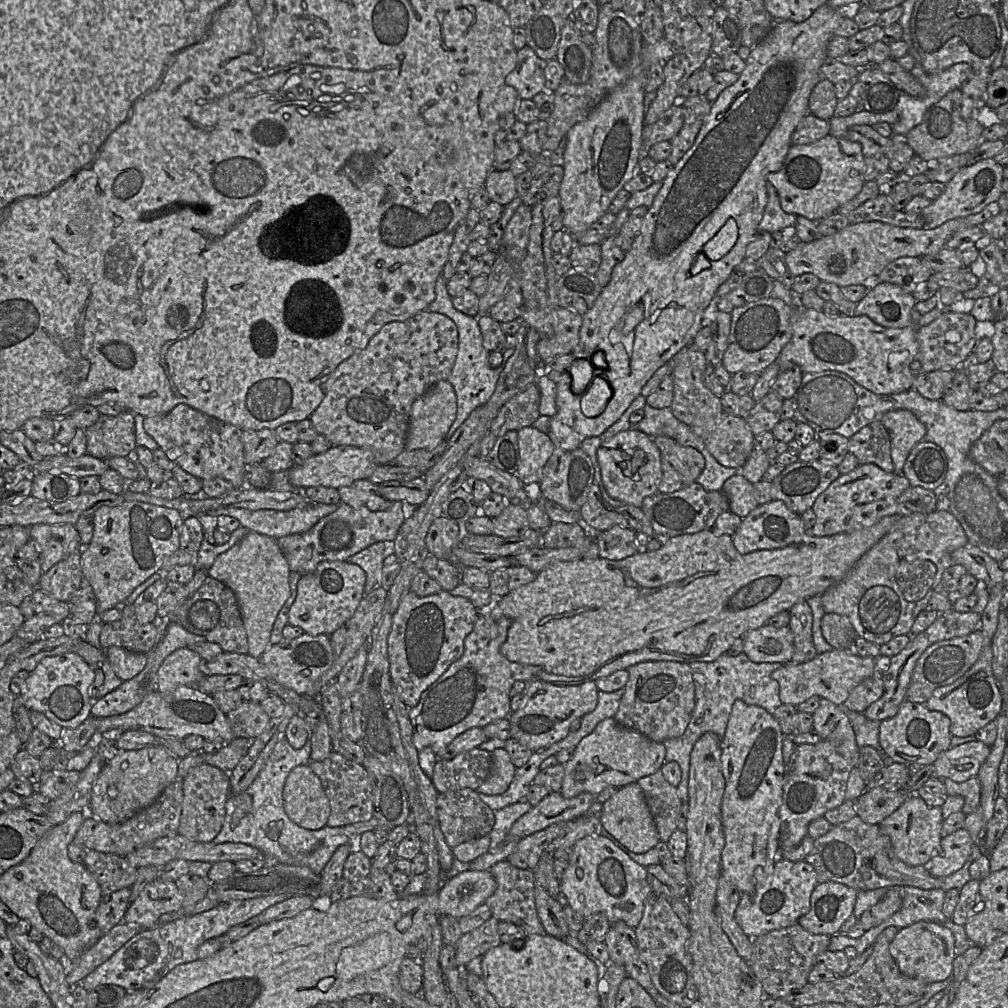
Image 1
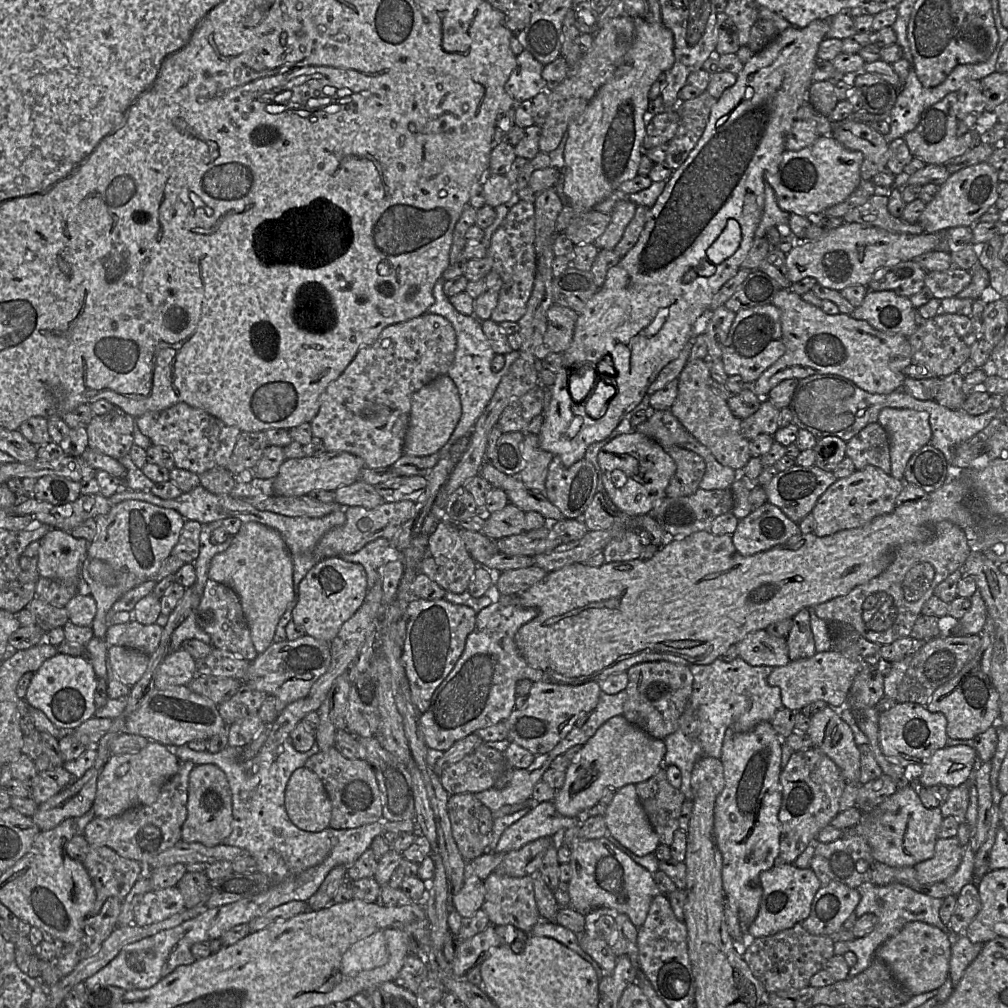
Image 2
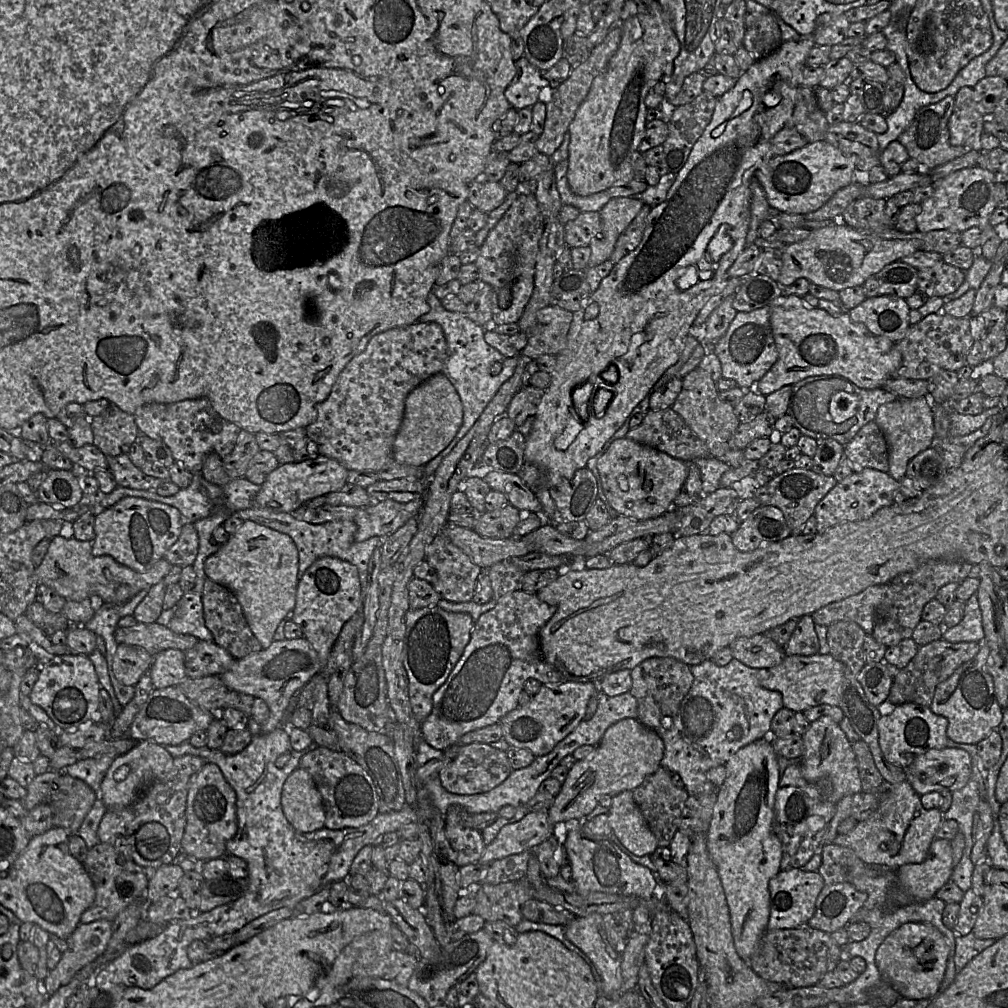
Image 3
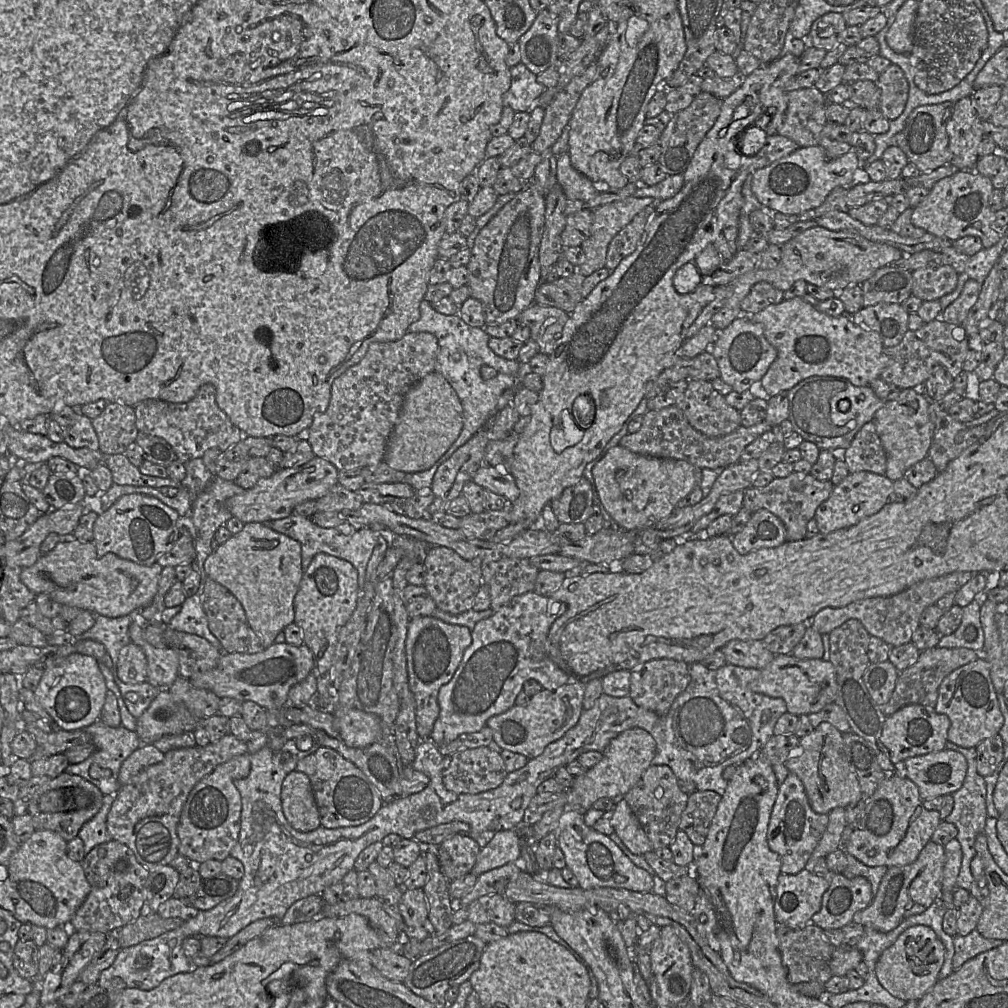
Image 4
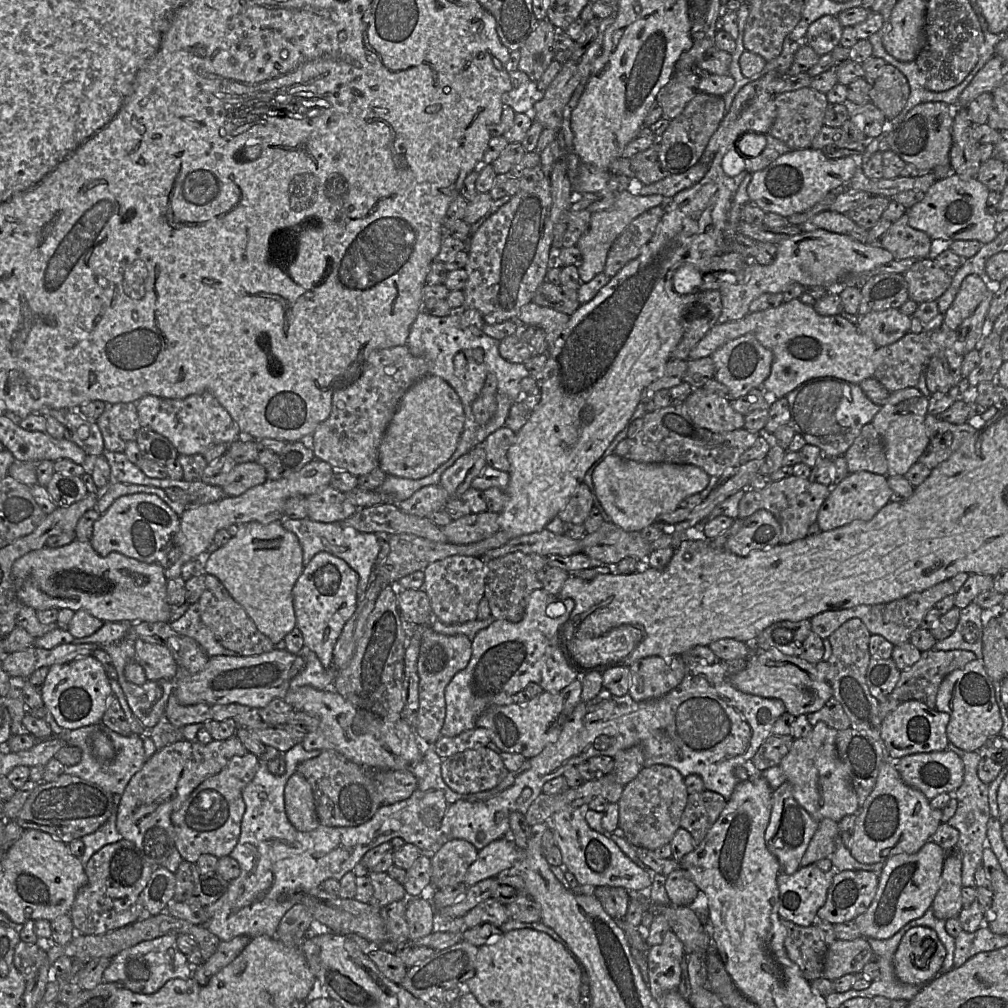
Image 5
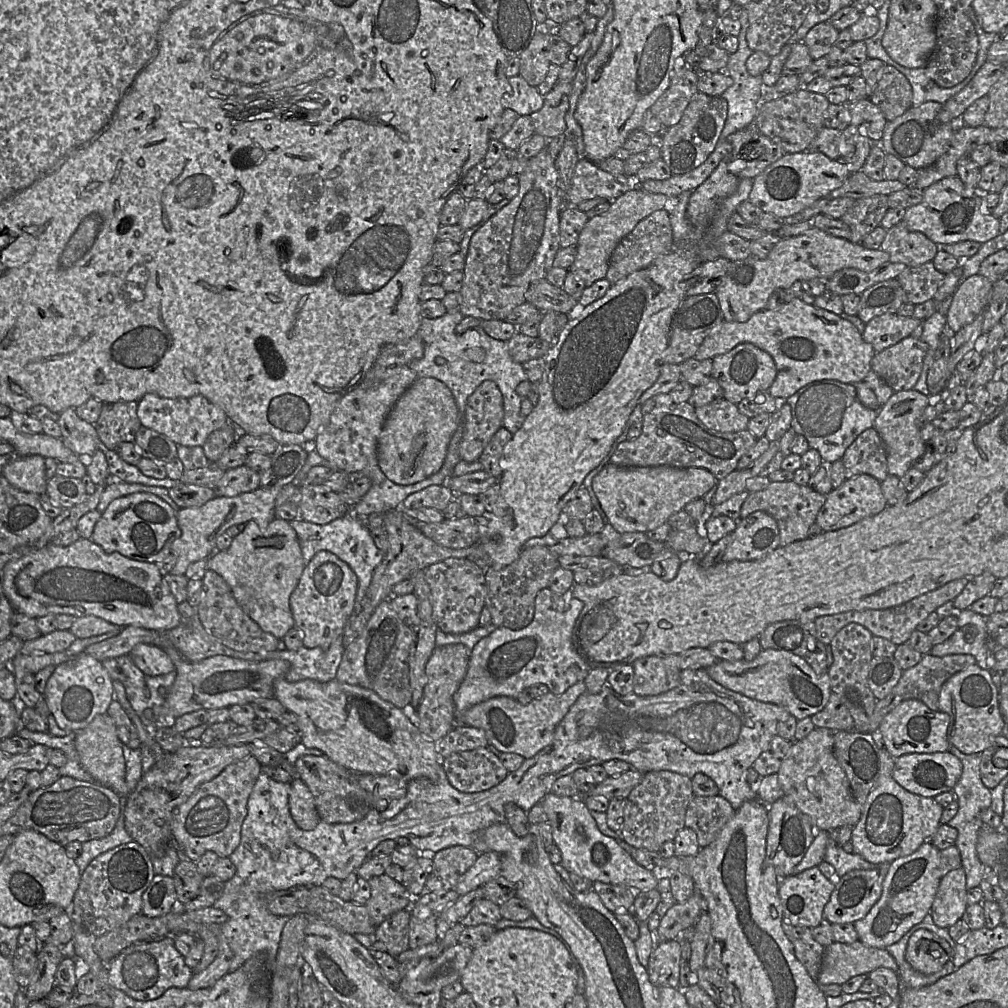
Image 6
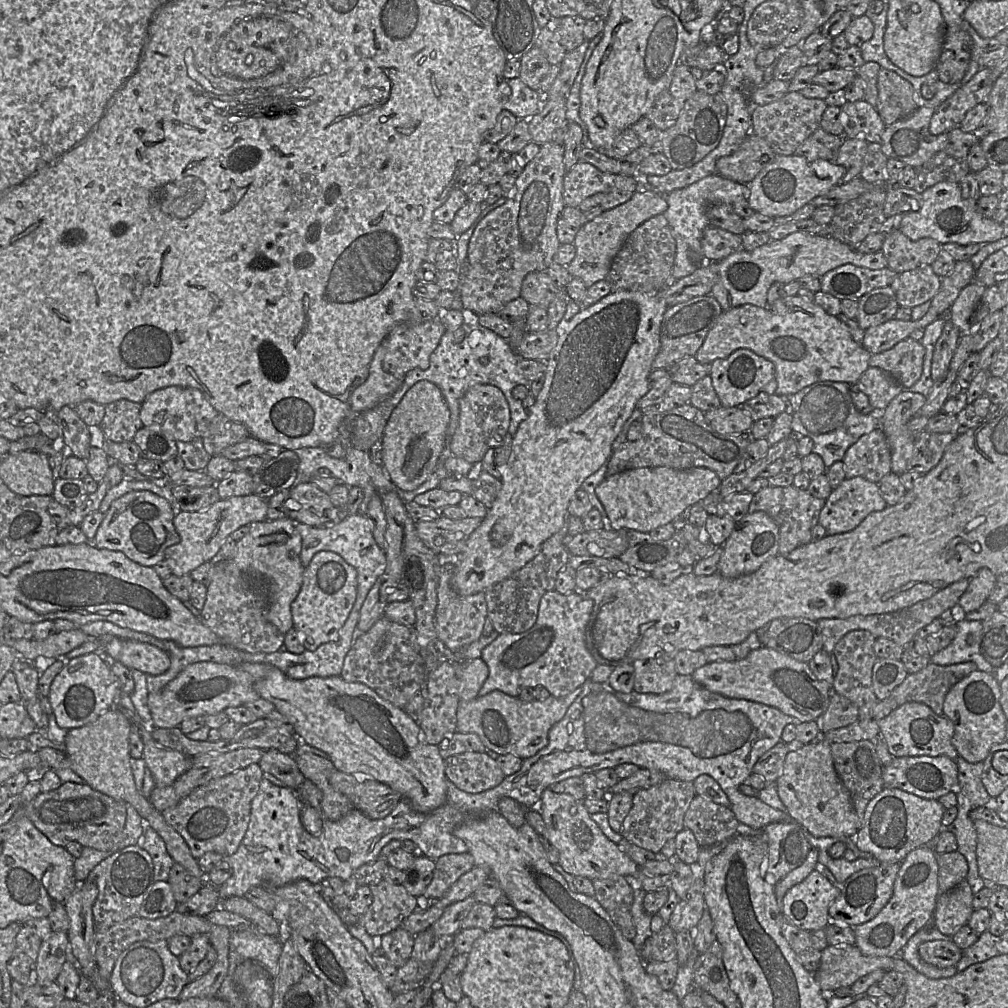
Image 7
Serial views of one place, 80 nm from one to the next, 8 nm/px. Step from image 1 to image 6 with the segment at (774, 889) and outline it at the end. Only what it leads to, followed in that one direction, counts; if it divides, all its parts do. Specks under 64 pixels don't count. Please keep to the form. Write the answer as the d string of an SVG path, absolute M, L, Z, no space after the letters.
M817 866L798 874L779 878L779 896L781 899L783 918L795 926L814 928L823 920L823 910L834 890L833 882L825 877Z

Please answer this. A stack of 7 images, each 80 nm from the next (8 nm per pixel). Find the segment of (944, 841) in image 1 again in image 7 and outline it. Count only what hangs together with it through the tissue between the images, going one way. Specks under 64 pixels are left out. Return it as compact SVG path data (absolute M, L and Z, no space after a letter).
M927 845L920 846L909 852L900 862L893 893L887 904L871 920L854 927L855 945L867 956L899 956L908 940L932 923L937 897L937 854Z

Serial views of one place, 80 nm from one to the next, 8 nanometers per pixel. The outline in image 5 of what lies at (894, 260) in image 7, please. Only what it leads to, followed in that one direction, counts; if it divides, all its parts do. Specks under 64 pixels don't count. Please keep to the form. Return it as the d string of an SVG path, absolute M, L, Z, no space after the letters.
M908 215L892 223L888 231L880 238L880 247L890 251L894 260L913 258L921 260L931 253L932 239L923 231L912 228Z

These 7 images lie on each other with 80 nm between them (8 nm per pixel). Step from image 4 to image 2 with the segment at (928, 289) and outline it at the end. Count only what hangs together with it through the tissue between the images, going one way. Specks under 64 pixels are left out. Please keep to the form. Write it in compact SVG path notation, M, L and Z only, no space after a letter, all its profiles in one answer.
M953 266L945 271L928 271L924 283L934 297L944 299L955 297L971 280L970 271Z

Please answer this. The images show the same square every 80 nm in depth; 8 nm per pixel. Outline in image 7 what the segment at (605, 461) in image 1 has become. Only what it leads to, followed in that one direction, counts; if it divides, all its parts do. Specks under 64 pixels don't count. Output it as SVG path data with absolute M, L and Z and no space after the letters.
M643 467L629 469L607 476L595 489L613 530L630 529L650 532L679 519L690 506L711 492L719 491L722 480L711 469L693 467L678 470L670 467Z

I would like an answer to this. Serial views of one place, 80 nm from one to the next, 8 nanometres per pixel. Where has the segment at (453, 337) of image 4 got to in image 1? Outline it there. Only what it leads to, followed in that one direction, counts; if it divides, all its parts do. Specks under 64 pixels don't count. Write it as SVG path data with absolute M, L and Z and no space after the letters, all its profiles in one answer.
M440 275L435 285L435 299L426 310L437 312L449 317L458 329L458 353L453 368L448 376L448 381L453 386L457 396L457 415L449 429L448 438L465 422L473 410L486 404L493 395L497 381L503 371L506 362L513 355L514 349L505 349L503 351L503 361L497 368L491 368L488 357L489 351L483 346L483 337L478 324L478 317L469 317L455 309L452 303L452 297L447 291L447 281L443 275Z

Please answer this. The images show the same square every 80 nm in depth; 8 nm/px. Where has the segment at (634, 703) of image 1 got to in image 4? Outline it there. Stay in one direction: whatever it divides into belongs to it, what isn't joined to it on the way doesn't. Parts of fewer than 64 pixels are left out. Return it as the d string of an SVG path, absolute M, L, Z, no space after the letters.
M652 659L631 671L629 697L638 707L664 715L689 682L687 663Z

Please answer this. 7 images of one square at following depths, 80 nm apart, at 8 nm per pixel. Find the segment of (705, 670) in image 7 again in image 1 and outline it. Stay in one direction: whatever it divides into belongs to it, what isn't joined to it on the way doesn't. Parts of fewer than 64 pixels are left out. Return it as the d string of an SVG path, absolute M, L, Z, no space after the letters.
M833 649L817 654L812 660L794 664L788 663L772 672L771 677L779 684L779 698L783 704L798 706L811 696L825 698L839 707L847 699L850 691L861 681L878 673L877 660L861 657L847 649Z

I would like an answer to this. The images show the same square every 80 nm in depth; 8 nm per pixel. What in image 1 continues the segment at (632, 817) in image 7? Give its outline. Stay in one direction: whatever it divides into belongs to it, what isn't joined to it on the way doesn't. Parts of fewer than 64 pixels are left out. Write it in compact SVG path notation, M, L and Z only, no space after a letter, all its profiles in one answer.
M660 770L640 778L636 783L643 791L660 841L667 843L677 829L677 817L682 806L677 787L672 786Z

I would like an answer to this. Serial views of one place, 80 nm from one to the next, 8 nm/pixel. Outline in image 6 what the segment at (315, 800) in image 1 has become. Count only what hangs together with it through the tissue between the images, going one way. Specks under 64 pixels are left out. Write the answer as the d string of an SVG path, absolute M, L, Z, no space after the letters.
M299 778L292 779L288 793L289 811L296 825L305 831L314 830L320 822L315 799Z

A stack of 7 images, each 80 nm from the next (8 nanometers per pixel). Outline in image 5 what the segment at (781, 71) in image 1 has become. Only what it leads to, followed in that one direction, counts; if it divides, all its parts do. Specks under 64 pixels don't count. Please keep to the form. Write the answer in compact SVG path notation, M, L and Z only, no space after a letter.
M760 73L760 75L761 76L742 87L737 93L730 109L727 111L718 129L710 138L699 161L700 163L708 164L709 169L706 175L692 187L679 192L672 198L667 198L664 200L661 205L664 209L664 215L657 225L653 237L644 247L644 251L642 251L638 257L627 263L615 276L613 276L610 281L600 289L600 291L592 300L587 303L580 304L578 309L570 316L565 329L556 340L553 347L546 352L547 362L544 367L543 376L539 381L537 381L538 387L540 389L540 401L531 411L525 425L519 430L519 432L517 432L515 441L508 451L508 461L510 465L508 473L510 480L507 488L504 490L506 502L503 510L499 513L498 523L500 530L506 532L509 536L509 539L539 532L546 527L550 520L557 516L558 512L566 506L567 502L576 491L578 486L584 482L584 476L587 470L604 454L613 439L628 423L638 404L641 402L643 390L663 374L667 362L671 359L672 352L677 347L682 338L683 317L685 316L689 307L697 300L697 295L699 293L699 291L696 291L687 295L678 294L673 288L674 274L678 269L685 265L692 265L698 269L699 262L702 259L711 259L714 256L725 253L724 230L726 230L729 206L736 195L738 187L744 180L745 176L748 174L746 171L746 156L739 152L737 148L738 141L745 133L748 132L766 135L769 133L769 130L777 116L777 109L774 102L774 85L779 81L782 81L786 75L780 75L777 73Z

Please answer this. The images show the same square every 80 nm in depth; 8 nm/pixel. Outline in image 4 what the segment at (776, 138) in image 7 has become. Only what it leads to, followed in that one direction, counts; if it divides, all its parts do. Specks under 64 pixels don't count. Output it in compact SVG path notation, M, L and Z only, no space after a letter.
M814 86L790 91L784 121L777 133L794 141L799 147L819 145L827 124L827 97Z

